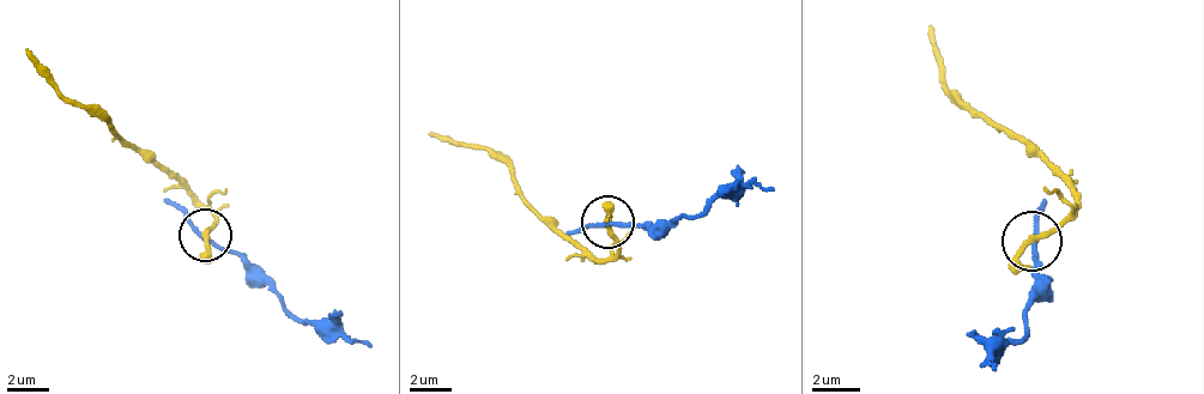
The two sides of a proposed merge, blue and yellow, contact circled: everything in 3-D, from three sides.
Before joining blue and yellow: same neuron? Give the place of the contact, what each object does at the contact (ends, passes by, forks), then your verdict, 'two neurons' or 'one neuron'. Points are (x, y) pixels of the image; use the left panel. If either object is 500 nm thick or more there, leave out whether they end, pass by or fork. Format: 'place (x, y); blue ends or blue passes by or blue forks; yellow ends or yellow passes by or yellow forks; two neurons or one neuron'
place (205, 235); blue passes by; yellow passes by; two neurons

